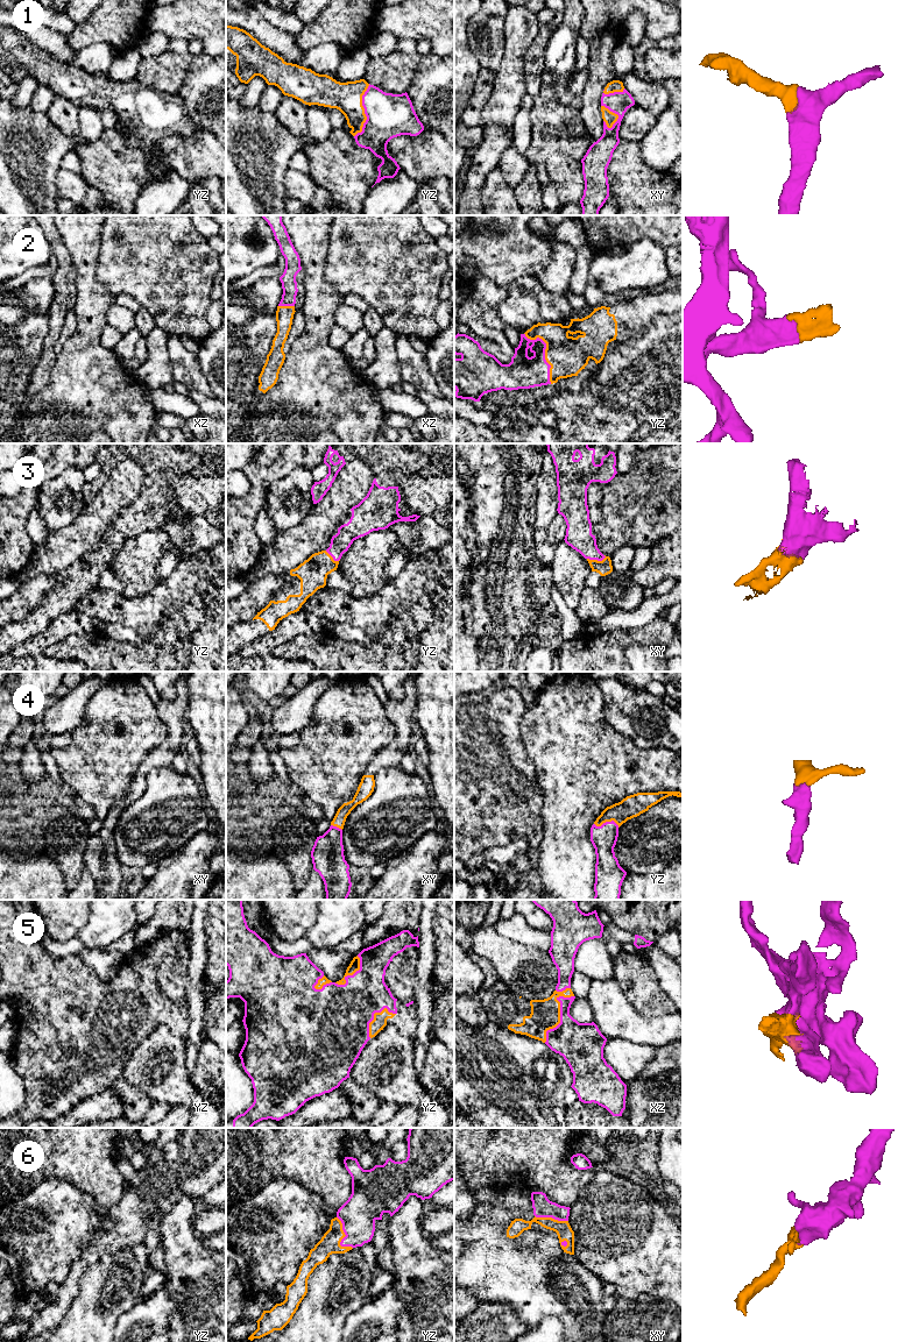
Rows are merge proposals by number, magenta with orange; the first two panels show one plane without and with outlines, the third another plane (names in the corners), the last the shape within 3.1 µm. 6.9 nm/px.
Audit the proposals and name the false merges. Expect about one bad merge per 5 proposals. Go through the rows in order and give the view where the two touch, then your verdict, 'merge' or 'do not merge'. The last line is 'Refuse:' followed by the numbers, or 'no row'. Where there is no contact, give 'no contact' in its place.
1: yz | merge
2: yz | merge
3: xy | merge
4: yz | merge
5: xz | merge
6: yz | merge
Refuse: no row

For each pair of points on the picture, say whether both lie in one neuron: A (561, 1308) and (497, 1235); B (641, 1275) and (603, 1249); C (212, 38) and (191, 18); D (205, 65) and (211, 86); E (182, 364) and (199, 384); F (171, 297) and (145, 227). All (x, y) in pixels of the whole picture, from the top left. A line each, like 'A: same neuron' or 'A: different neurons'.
A: same neuron
B: same neuron
C: same neuron
D: same neuron
E: same neuron
F: same neuron

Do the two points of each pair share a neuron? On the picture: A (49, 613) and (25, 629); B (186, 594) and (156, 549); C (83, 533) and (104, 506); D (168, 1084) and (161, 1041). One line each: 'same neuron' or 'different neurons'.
A: same neuron
B: different neurons
C: same neuron
D: same neuron

